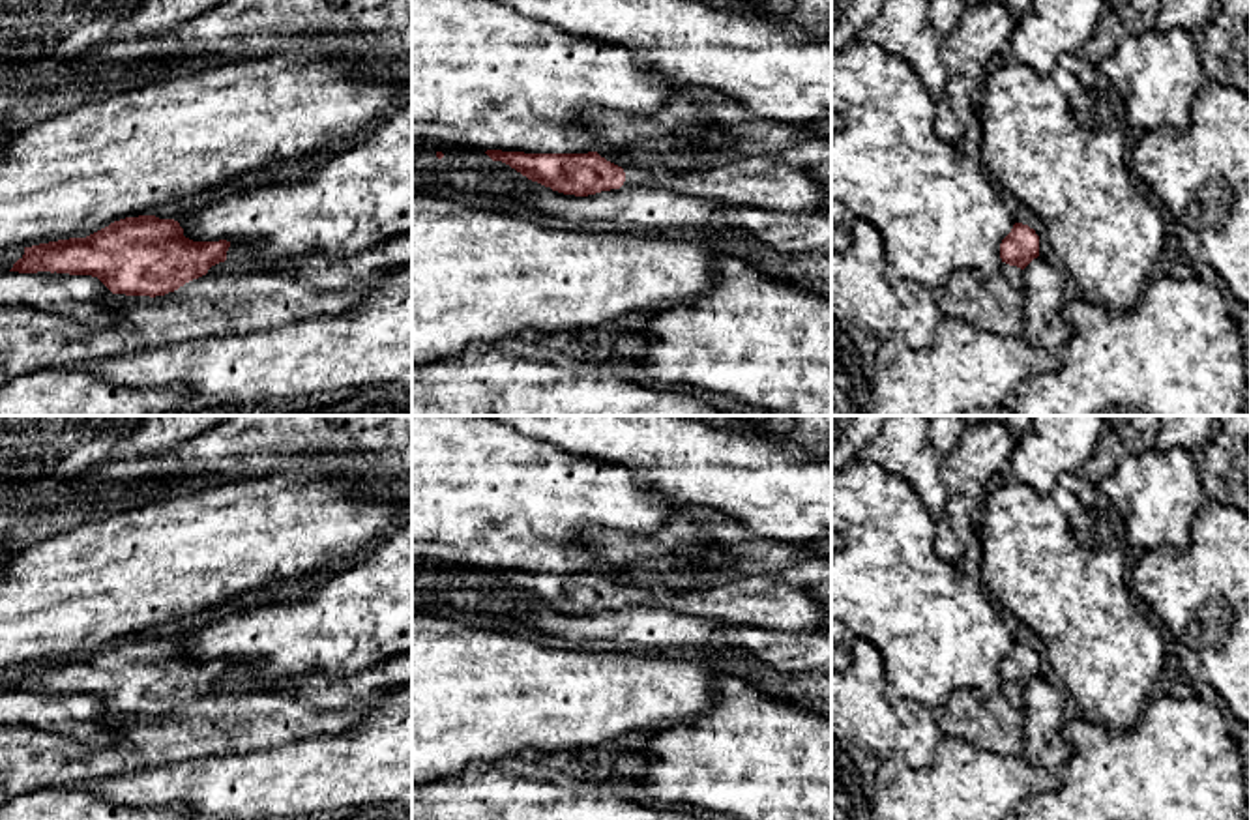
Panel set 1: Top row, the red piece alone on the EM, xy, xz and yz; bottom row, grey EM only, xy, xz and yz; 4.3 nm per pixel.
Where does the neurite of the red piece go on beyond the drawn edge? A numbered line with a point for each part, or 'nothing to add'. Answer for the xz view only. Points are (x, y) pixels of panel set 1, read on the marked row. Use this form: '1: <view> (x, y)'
1: xz (761, 182)

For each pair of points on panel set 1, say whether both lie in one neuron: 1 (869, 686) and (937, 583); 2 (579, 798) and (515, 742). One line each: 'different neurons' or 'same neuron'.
1: different neurons
2: different neurons

